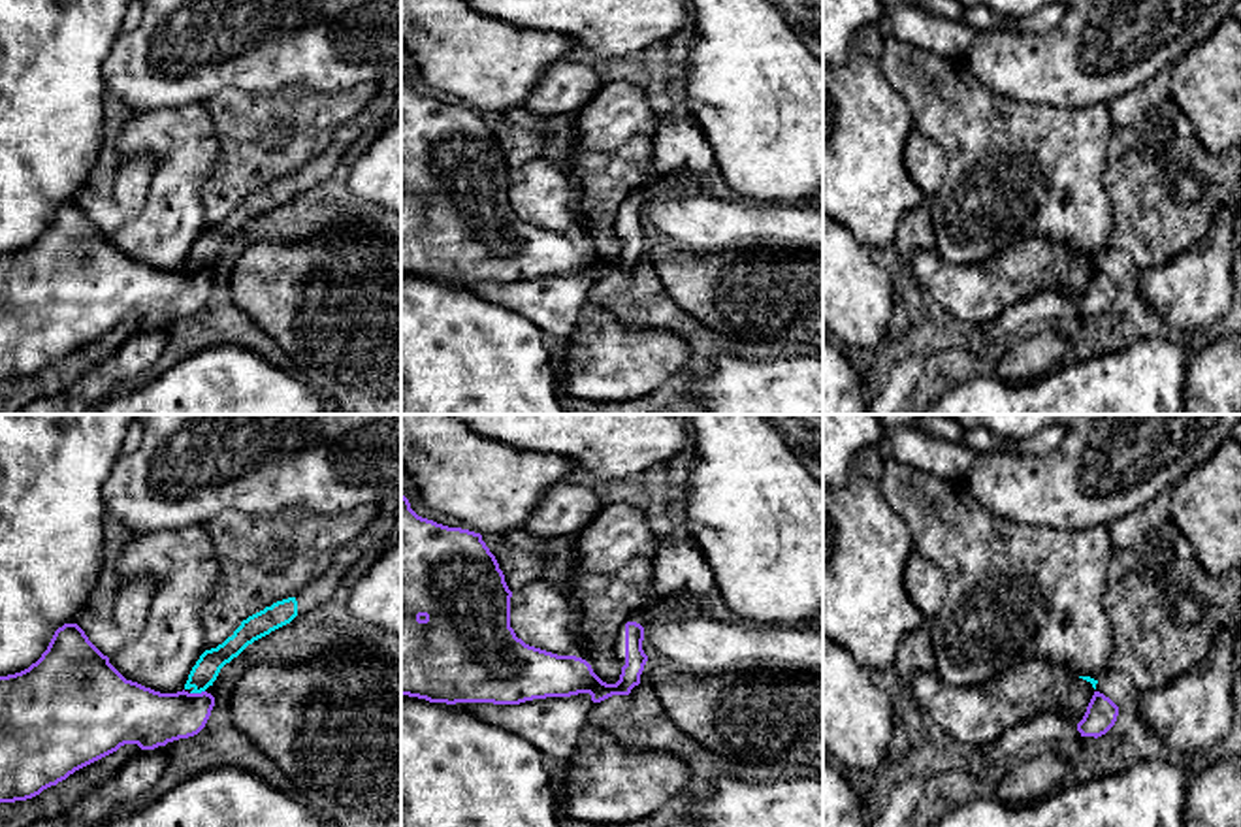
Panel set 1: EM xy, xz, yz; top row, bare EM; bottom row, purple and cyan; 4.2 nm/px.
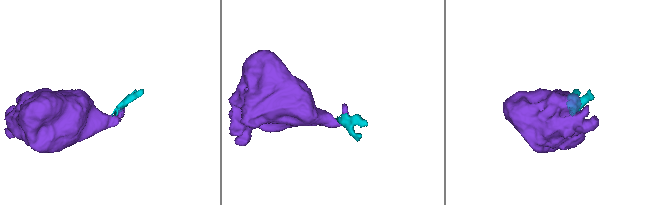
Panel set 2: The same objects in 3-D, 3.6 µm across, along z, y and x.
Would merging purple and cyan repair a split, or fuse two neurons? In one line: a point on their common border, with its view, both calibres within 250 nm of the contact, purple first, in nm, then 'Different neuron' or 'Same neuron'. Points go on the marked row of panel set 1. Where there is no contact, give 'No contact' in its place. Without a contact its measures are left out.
Touches purple at xy (196, 694). Thickness 240 nm (purple) against 110 nm. Different neuron

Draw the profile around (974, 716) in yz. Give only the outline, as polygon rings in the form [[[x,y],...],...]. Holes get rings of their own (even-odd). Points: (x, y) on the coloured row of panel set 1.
[[[1045,659],[1019,661],[977,688],[957,688],[936,673],[917,673],[910,691],[959,744],[979,748],[1038,714],[1058,714],[1081,722],[1098,680],[1073,676]]]

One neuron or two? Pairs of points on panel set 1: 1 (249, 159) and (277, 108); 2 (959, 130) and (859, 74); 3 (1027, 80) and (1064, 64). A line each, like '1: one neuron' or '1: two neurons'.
1: one neuron
2: two neurons
3: one neuron

